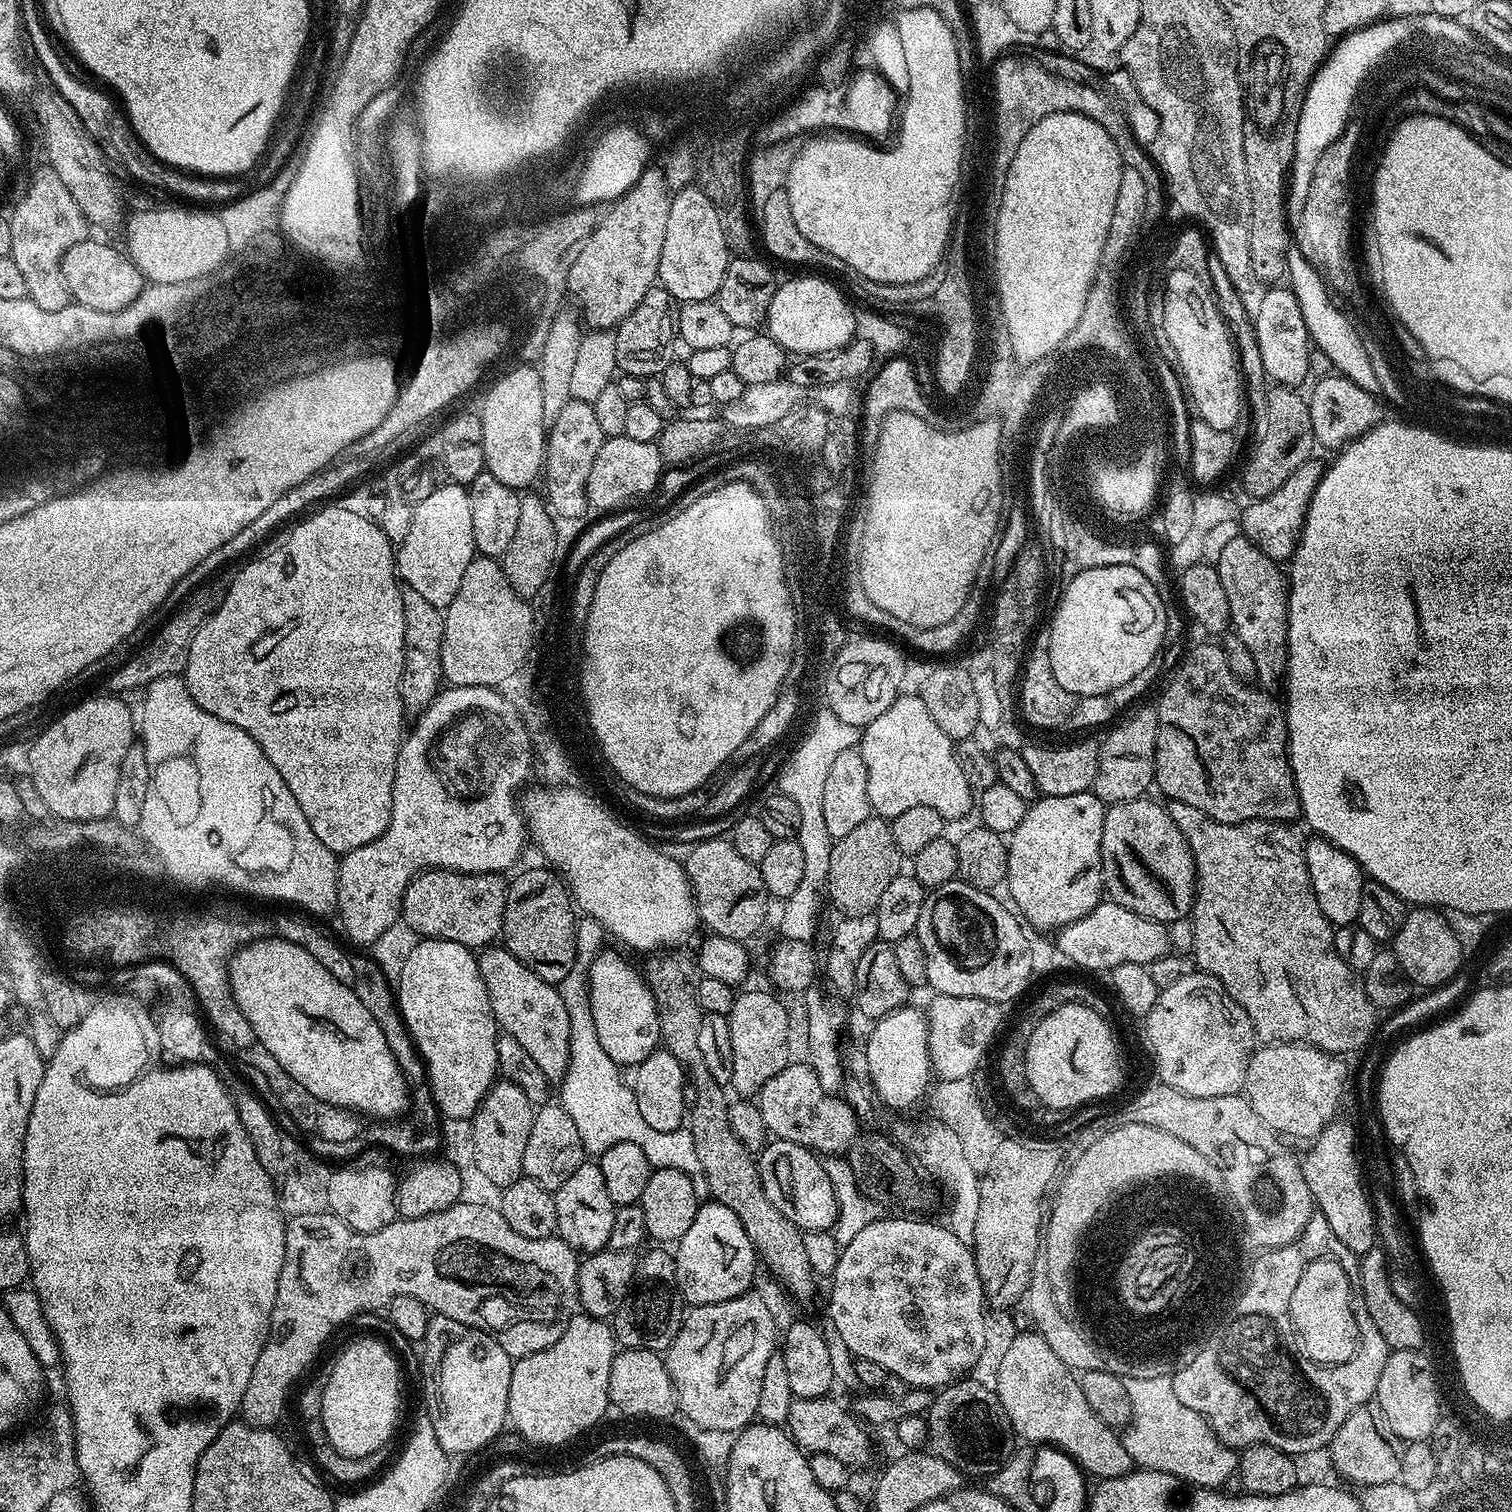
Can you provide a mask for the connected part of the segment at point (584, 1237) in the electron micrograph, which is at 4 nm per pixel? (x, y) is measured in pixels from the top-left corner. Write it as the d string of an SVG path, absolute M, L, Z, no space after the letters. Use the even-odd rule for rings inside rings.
M583 1162L570 1174L566 1182L554 1192L556 1197L556 1232L560 1239L575 1248L577 1253L591 1254L608 1248L610 1225L614 1223L617 1205L606 1194L599 1163Z

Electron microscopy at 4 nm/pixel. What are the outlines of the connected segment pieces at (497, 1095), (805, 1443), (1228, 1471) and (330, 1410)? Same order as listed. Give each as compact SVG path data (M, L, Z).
M500 1078L485 1093L479 1110L471 1117L476 1155L475 1171L481 1172L496 1190L506 1189L515 1180L521 1179L523 1154L530 1135L533 1115L533 1105L529 1104L520 1087L507 1078Z
M831 1395L793 1399L786 1431L805 1453L831 1454L832 1457L846 1462L850 1470L864 1468L872 1460L872 1440L863 1432L865 1429L861 1421L849 1409L848 1413L838 1401L832 1399Z
M1172 1377L1162 1380L1123 1378L1123 1381L1130 1398L1132 1418L1123 1429L1122 1439L1133 1465L1174 1474L1185 1485L1197 1488L1219 1489L1228 1479L1233 1479L1237 1471L1237 1449L1226 1447L1204 1416L1178 1399Z
M356 1338L353 1344L348 1344L340 1352L340 1357L332 1364L332 1373L327 1374L324 1381L324 1393L322 1394L321 1422L324 1424L323 1439L327 1443L332 1444L333 1448L338 1450L339 1454L344 1454L347 1458L366 1458L366 1454L374 1454L380 1448L385 1447L389 1442L388 1439L392 1436L392 1431L396 1428L396 1419L400 1416L400 1368L402 1369L401 1361L396 1353L383 1344L381 1340L375 1338Z

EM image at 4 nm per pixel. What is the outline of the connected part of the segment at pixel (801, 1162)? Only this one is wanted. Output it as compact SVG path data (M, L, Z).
M772 1138L759 1149L758 1156L760 1156L758 1167L762 1178L762 1190L766 1190L766 1198L770 1198L770 1202L774 1202L774 1206L778 1206L778 1210L782 1210L786 1218L790 1218L790 1222L794 1222L804 1232L835 1229L838 1208L834 1198L834 1186L826 1174L821 1157L813 1149L804 1148L798 1142Z

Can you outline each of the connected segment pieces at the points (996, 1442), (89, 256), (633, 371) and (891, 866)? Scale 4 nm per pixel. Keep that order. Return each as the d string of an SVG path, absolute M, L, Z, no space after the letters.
M962 1378L941 1389L926 1413L929 1445L933 1455L950 1462L965 1476L992 1476L1008 1460L1012 1446L1002 1430L1006 1426L1003 1408L995 1391L980 1382Z
M95 238L70 246L61 262L69 297L82 306L94 306L94 310L107 312L117 312L130 306L130 302L134 302L134 298L138 298L138 294L146 287L146 281L131 259L121 249L120 252Z
M653 286L642 301L615 329L615 358L617 369L627 376L657 377L675 361L678 348L678 302L662 286Z
M875 814L868 816L866 822L860 823L855 830L850 830L850 834L846 834L842 839L833 843L826 889L827 899L832 899L833 906L840 911L838 913L845 917L875 913L878 902L882 899L882 893L886 891L886 886L890 886L892 879L901 871L900 860L902 861L902 853L892 841L891 823Z

